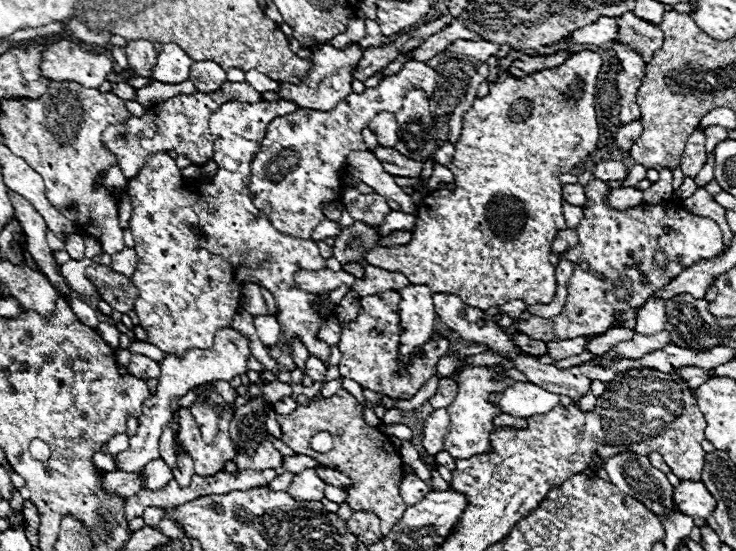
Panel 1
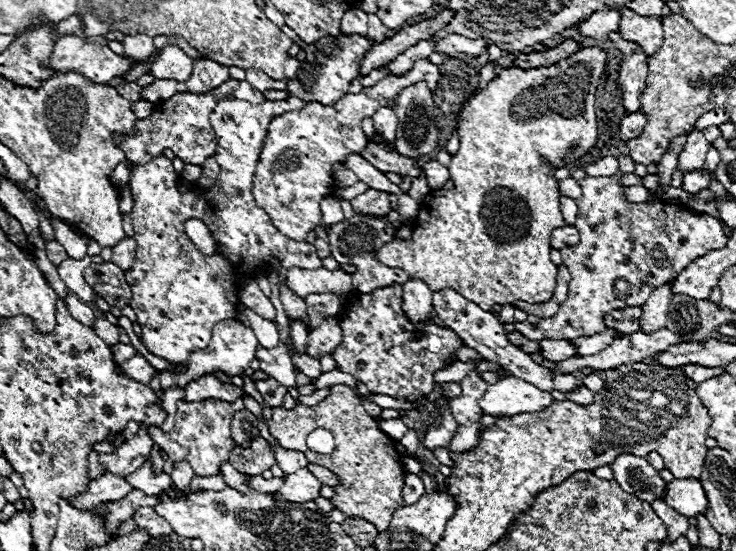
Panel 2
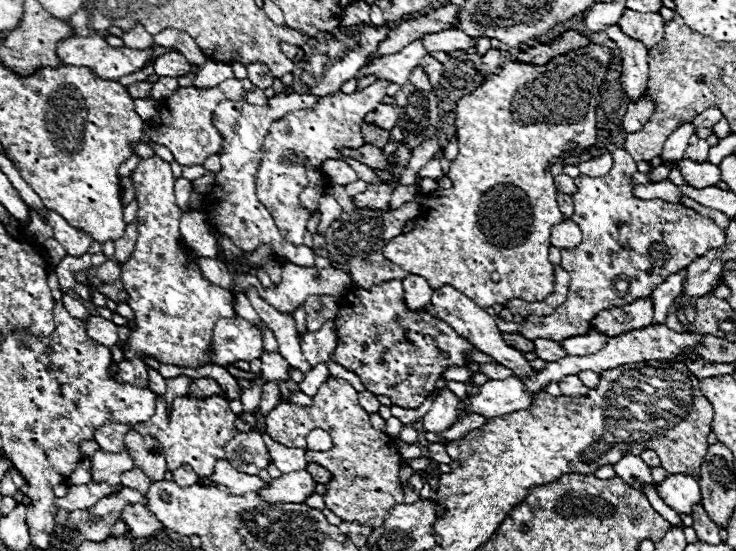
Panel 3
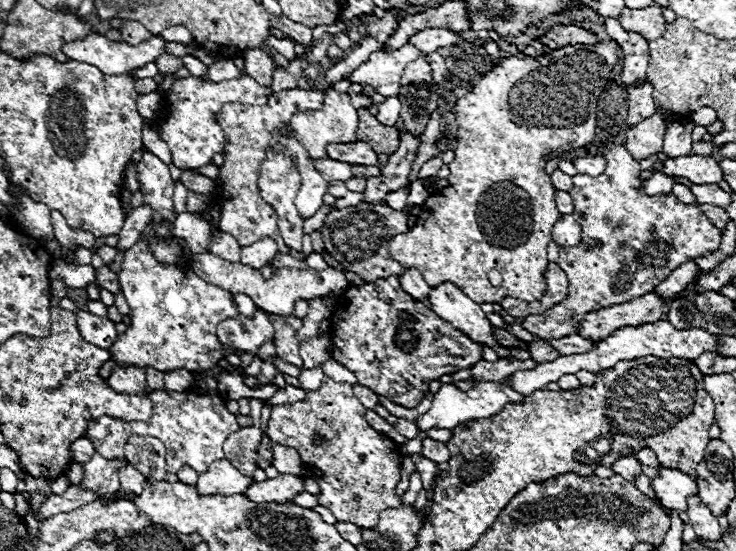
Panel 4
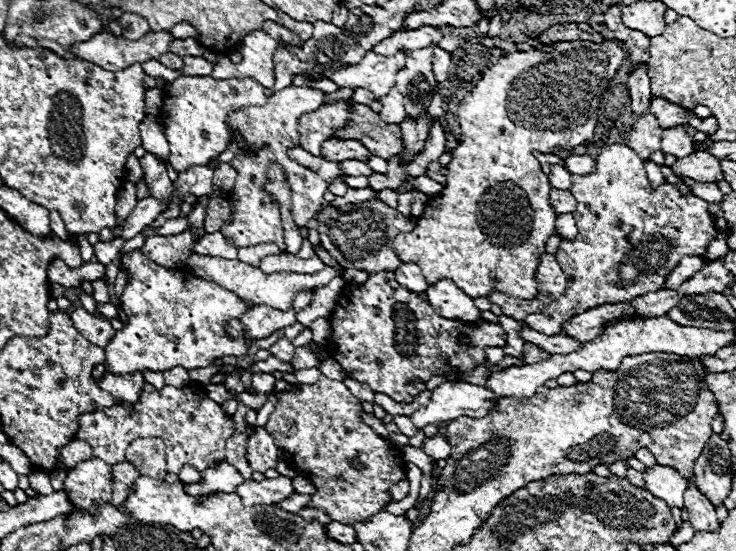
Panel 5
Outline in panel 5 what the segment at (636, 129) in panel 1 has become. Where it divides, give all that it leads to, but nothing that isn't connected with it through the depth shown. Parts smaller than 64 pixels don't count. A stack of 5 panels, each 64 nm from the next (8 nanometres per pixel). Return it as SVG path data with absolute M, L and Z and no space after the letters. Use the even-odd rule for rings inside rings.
M638 64L638 68L628 78L628 92L632 100L632 108L636 114L644 116L648 114L650 106L650 76L648 76L648 64Z

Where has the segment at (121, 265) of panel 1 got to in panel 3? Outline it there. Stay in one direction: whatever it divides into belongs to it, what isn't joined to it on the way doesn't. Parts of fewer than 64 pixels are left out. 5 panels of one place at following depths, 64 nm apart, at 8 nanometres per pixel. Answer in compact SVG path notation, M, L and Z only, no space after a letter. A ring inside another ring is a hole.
M134 220L132 224L128 224L128 226L126 226L124 236L116 240L114 260L116 260L118 264L126 262L126 260L128 260L128 256L132 254L132 250L134 250L134 242L136 242L136 236L138 236L138 220Z

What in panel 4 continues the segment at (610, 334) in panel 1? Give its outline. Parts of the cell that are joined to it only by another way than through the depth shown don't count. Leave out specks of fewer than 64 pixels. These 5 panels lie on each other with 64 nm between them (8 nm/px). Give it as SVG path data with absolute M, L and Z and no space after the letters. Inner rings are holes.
M578 334L574 336L564 336L564 338L558 338L558 340L546 340L546 344L550 344L554 350L558 350L558 354L578 354L578 352L588 352L594 342L592 340L586 340Z

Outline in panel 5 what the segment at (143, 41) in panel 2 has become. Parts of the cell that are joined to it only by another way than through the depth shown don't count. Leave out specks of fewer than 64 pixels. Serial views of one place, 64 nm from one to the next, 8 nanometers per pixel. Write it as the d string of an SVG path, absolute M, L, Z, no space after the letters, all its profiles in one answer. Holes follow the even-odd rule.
M124 12L120 16L120 24L122 24L122 34L130 40L138 40L140 36L148 34L150 28L148 28L148 22L138 16L138 14L132 14L132 12Z

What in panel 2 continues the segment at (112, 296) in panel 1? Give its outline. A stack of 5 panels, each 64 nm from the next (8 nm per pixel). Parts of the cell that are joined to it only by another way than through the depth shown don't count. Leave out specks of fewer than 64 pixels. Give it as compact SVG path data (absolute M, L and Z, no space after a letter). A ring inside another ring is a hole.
M112 262L90 264L84 270L84 280L92 286L92 290L102 296L110 306L124 308L132 300L132 292L124 280L122 268Z

